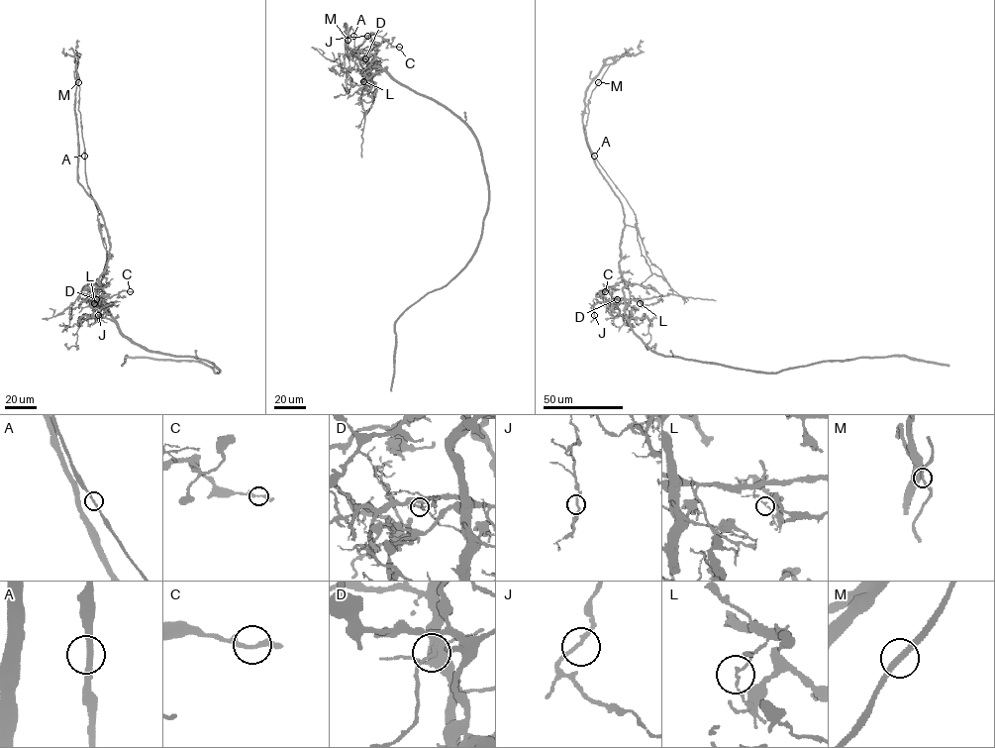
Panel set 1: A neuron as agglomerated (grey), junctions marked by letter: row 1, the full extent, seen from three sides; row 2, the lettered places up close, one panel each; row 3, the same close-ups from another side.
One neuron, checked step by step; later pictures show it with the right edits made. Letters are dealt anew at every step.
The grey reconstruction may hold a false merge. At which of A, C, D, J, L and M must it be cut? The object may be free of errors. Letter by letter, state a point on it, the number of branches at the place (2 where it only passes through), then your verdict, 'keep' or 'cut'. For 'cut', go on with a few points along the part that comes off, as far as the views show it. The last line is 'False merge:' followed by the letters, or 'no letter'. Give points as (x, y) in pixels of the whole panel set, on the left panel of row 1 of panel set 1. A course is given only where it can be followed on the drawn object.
A: (84, 156) | 2 | keep
C: (130, 291) | 2 | keep
D: (96, 299) | 2 | keep
J: (98, 315) | 2 | keep
L: (94, 303) | 2 | cut | (94, 303), (97, 300), (91, 296), (103, 277), (106, 251), (86, 182), (78, 61)
M: (78, 82) | 2 | keep
False merge: L

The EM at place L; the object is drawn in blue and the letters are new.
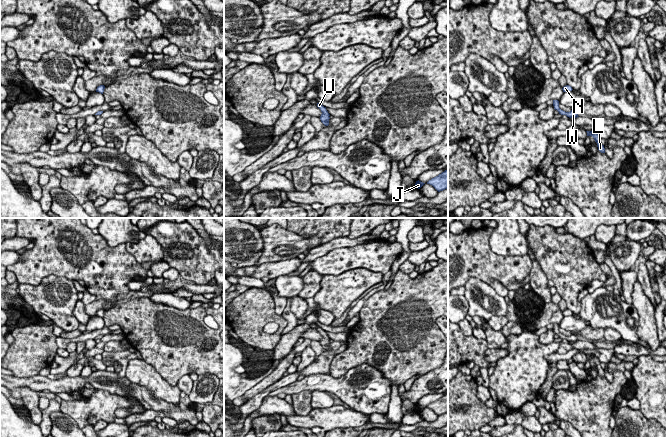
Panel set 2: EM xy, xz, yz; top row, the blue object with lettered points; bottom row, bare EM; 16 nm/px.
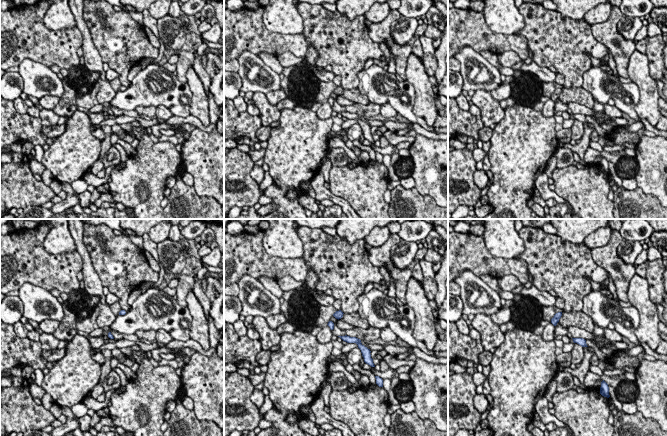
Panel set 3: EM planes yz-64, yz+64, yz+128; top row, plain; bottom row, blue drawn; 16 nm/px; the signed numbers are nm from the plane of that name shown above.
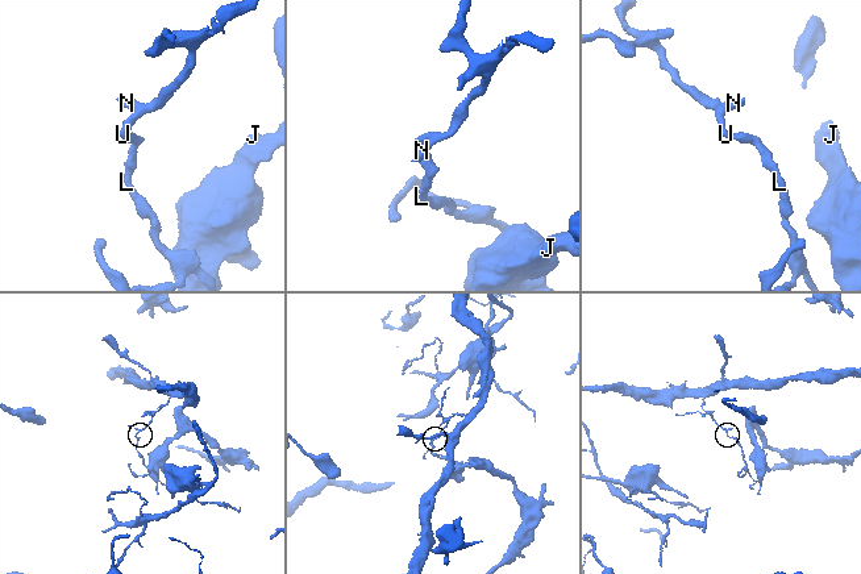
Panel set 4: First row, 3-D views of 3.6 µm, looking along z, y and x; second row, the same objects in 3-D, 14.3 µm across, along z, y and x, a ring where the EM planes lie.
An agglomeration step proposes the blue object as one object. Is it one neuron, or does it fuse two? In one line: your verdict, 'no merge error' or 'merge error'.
merge error

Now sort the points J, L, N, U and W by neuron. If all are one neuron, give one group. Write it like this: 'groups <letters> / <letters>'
groups J L W / N U

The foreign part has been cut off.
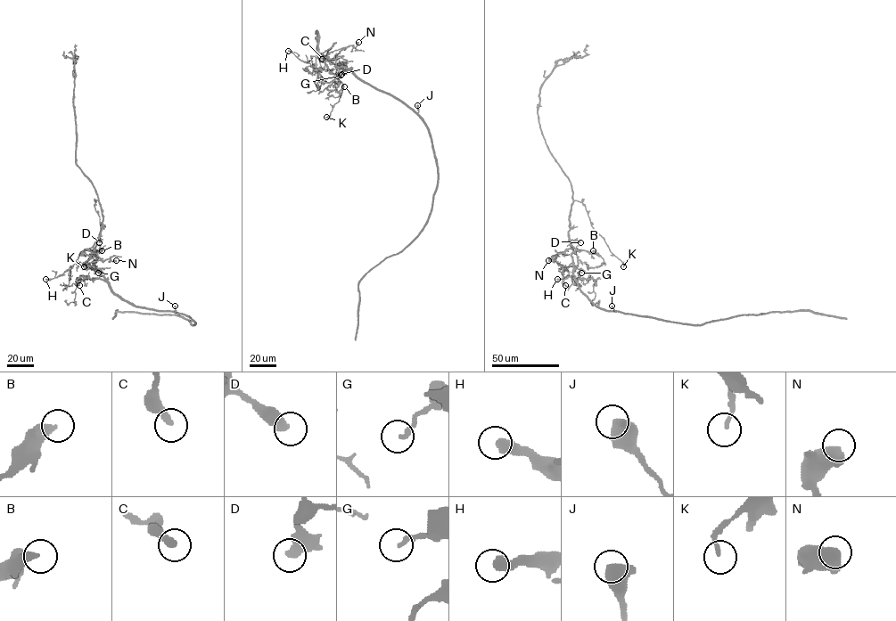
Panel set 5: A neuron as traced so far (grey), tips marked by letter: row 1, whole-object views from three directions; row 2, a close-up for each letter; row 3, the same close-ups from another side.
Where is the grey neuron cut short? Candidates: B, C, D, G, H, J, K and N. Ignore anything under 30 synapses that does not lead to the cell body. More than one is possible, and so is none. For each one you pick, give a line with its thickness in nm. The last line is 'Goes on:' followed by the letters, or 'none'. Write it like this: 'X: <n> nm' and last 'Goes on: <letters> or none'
Goes on: none

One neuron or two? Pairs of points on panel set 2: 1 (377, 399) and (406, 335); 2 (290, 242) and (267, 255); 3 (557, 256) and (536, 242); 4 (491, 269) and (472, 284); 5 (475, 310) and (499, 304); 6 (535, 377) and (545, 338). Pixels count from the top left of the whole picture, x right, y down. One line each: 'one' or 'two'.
1: two
2: one
3: one
4: two
5: one
6: two

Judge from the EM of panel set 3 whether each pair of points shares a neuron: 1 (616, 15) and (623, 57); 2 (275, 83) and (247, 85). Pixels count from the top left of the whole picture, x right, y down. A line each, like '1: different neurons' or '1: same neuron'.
1: same neuron
2: same neuron

